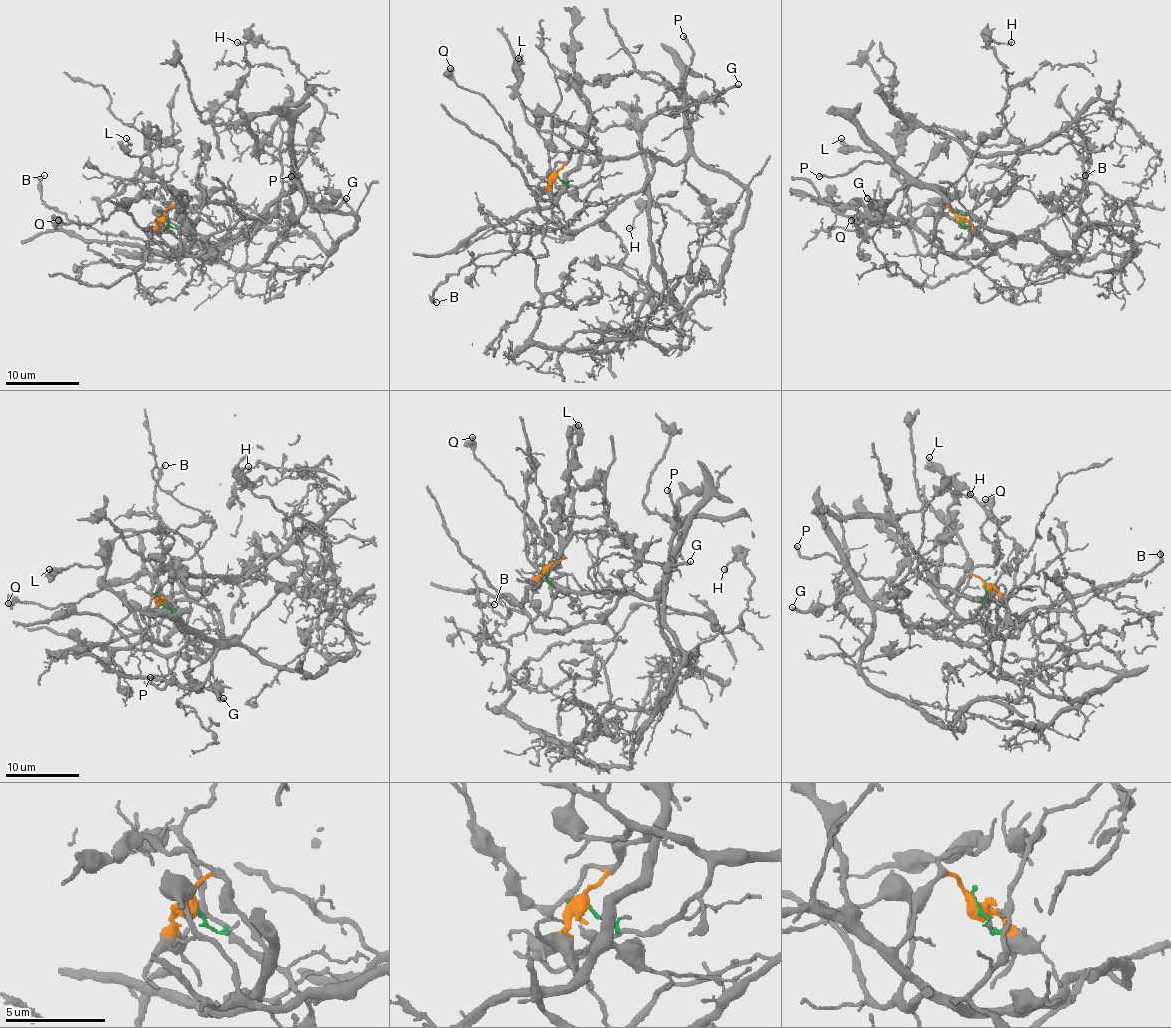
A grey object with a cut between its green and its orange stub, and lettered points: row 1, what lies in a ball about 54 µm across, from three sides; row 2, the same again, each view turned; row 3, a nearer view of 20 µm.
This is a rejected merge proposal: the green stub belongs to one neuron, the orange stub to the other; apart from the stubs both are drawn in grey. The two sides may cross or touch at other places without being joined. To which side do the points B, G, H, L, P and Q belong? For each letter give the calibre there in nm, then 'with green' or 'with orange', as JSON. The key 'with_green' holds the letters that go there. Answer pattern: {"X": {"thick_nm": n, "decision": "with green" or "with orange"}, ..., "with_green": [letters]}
{"B": {"thick_nm": 150, "decision": "with green"}, "G": {"thick_nm": 240, "decision": "with green"}, "H": {"thick_nm": 200, "decision": "with green"}, "L": {"thick_nm": 170, "decision": "with orange"}, "P": {"thick_nm": 260, "decision": "with green"}, "Q": {"thick_nm": 500, "decision": "with orange"}, "with_green": ["B", "G", "H", "P"]}

